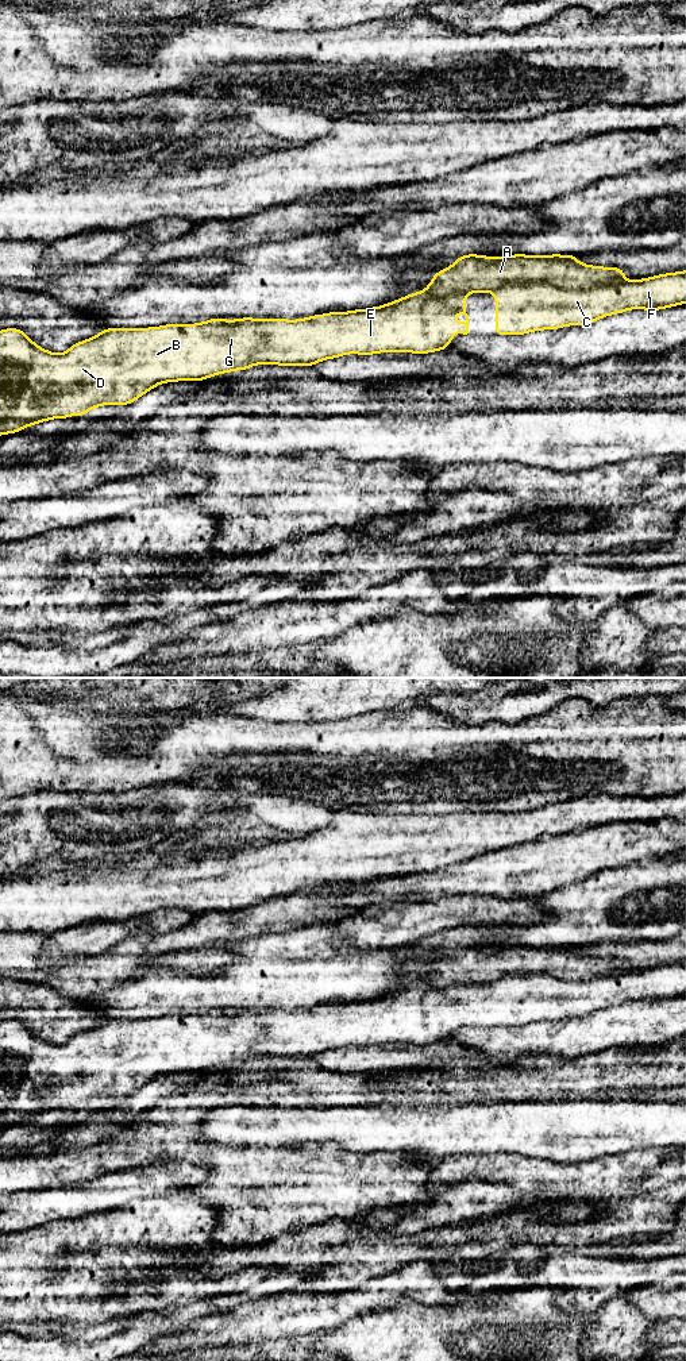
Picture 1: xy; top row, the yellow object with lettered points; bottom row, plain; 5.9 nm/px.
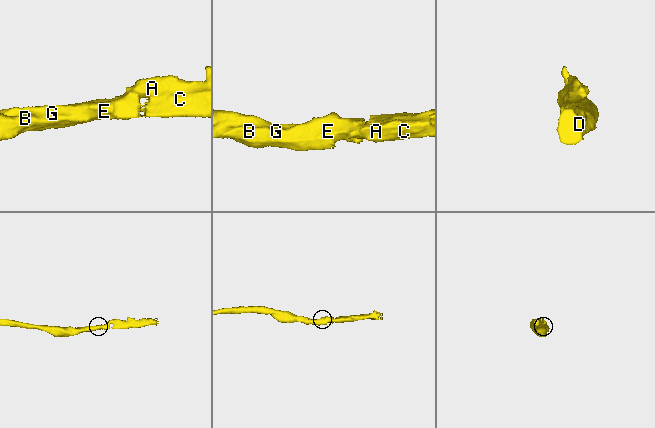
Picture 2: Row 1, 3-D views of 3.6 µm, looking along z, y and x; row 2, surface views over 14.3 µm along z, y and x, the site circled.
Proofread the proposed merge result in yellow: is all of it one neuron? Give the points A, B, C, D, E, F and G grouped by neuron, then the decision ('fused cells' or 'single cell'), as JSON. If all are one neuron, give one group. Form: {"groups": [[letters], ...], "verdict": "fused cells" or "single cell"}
{"groups": [["A"], ["B", "C", "D", "E", "F", "G"]], "verdict": "fused cells"}

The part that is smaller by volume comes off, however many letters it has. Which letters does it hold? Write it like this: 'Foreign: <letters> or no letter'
Foreign: A

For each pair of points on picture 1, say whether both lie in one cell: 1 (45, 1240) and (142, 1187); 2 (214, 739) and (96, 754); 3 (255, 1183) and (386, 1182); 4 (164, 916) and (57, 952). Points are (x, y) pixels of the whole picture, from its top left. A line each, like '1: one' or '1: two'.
1: two
2: one
3: one
4: one

